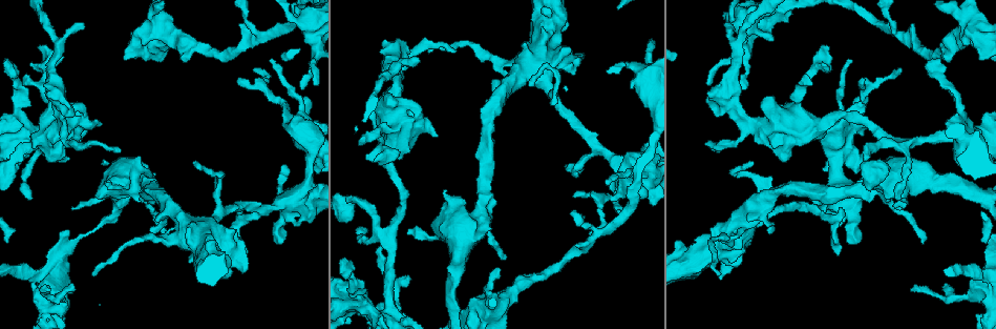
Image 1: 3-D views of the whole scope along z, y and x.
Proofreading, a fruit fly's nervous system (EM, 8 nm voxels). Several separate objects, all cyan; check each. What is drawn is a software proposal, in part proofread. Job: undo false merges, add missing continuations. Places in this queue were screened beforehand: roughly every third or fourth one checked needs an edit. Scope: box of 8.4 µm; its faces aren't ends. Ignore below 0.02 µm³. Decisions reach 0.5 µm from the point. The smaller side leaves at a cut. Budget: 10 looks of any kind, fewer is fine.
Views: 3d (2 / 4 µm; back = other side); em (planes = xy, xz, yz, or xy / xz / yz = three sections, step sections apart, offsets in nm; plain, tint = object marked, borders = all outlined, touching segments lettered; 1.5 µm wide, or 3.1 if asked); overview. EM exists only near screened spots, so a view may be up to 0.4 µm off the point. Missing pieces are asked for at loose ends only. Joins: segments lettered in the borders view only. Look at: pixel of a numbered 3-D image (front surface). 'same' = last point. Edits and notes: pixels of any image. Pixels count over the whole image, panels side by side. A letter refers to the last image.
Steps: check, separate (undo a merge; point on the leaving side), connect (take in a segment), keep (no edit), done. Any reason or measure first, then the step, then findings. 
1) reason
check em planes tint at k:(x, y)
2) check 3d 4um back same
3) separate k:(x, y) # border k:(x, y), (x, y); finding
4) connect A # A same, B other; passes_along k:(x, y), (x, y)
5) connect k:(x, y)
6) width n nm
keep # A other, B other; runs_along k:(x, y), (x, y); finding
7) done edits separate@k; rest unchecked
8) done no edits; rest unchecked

sharp bend
check em xz step 8 borders at 1:(387, 313)

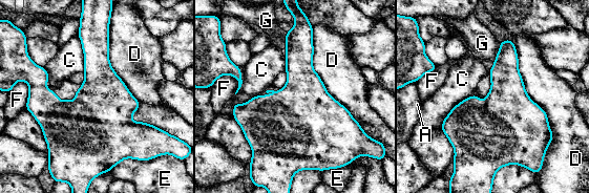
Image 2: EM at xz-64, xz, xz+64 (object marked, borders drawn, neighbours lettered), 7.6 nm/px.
longest_contact D 900 nm
keep # A other, C other, D other, E other, F other, G other; border 2:(24, 80), (28, 88), (25, 108); one cell here

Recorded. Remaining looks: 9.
free end
check em planes borders at 1:(73, 209)

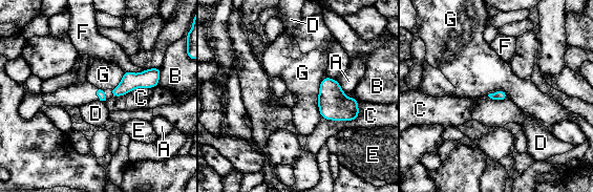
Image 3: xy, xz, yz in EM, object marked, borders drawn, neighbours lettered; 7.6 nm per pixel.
keep # A other, B other, C other, D other, E other, F other, G other; border 3:(488, 96), (494, 100), (506, 99); none of them fits

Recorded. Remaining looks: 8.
thin end
check em yz step 8 plain at 1:(270, 60)

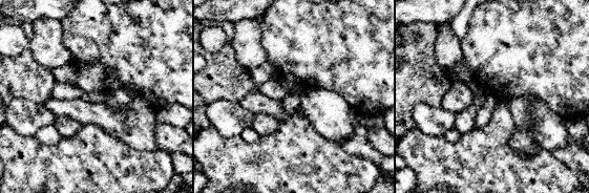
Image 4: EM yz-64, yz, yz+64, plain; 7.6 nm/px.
check em yz step 8 borders same

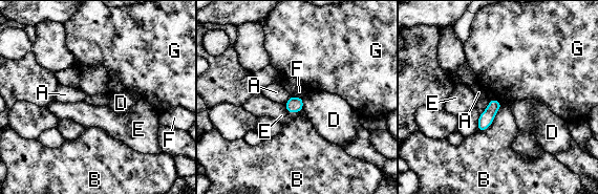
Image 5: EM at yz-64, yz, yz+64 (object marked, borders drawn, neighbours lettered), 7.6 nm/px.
width 90 nm
keep # A other, B other, D other, E other, F other, G other; border 5:(291, 94), (302, 98); none of them fits

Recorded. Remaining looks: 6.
check em planes borders at 1:(456, 51)

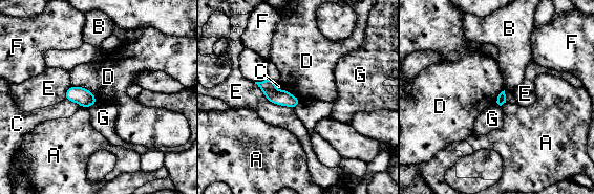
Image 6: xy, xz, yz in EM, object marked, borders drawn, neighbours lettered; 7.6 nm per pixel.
longest_contact E 360 nm
keep # A other, B other, C other, D other, E other, F other, G other; border 6:(72, 85), (87, 88), (98, 102); no lettered segment goes on from it

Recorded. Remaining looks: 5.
done no edits; rest unchecked

